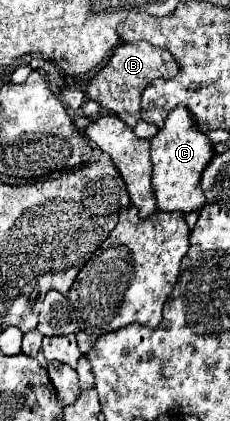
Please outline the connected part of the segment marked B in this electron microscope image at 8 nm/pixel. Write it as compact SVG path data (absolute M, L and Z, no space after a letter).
M147 41L123 43L119 49L115 49L111 61L89 81L87 97L97 101L103 109L117 113L117 117L123 119L127 125L135 127L135 123L141 119L141 93L143 93L143 89L151 81L155 81L157 77L163 77L163 79L175 77L177 71L179 71L177 59L167 49L155 47Z

